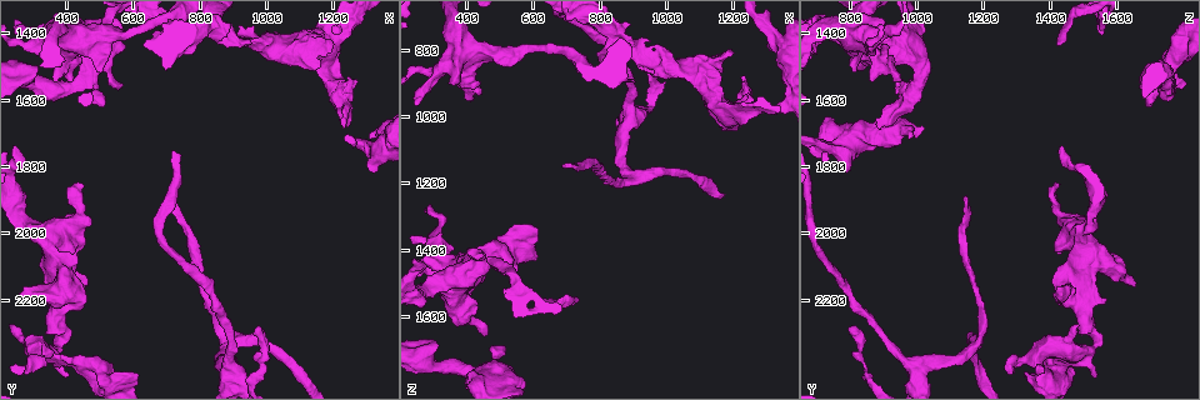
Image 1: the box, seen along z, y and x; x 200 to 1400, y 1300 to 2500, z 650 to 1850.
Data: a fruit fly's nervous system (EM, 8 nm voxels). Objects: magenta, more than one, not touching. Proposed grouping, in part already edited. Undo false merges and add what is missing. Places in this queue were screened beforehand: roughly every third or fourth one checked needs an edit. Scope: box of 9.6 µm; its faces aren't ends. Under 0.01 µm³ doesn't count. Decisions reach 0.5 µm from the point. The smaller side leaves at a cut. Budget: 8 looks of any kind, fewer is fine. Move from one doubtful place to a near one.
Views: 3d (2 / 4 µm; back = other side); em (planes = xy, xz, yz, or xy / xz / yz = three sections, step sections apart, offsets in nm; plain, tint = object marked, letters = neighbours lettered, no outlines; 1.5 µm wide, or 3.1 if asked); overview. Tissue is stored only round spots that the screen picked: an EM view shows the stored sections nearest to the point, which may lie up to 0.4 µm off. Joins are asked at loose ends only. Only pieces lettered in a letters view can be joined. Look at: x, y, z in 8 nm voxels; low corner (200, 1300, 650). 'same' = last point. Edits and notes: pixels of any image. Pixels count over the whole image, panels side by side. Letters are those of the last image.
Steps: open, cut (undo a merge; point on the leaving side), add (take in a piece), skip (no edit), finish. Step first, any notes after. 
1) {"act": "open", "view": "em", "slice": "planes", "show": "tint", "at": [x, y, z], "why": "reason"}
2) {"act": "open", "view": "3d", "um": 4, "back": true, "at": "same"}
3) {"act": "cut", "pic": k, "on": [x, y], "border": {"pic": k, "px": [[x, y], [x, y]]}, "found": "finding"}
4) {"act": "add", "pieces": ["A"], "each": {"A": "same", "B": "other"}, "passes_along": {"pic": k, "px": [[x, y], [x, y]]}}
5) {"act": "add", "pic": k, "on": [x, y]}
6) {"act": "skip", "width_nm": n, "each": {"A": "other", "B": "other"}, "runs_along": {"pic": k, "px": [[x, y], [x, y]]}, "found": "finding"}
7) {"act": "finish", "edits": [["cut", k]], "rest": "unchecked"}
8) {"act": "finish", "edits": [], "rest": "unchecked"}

{"act": "open", "view": "em", "slice": "xy", "step": 8, "show": "letters", "at": [1220, 1680, 880], "why": "branch stops here"}

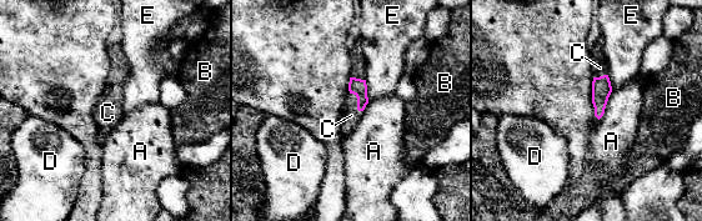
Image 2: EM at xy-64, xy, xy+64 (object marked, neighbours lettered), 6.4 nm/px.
{"act": "open", "view": "em", "slice": "yz", "step": 8, "show": "letters", "at": "same", "why": "another direction"}

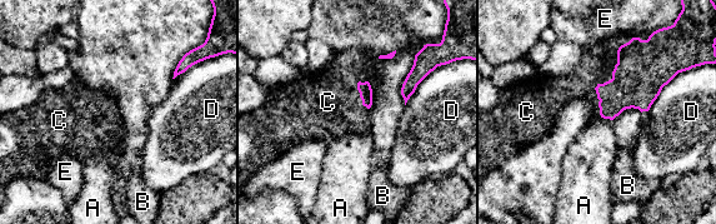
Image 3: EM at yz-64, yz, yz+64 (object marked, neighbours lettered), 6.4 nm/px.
{"act": "add", "pieces": ["C"], "each": {"A": "other", "B": "other", "C": "same", "D": "other", "E": "other"}, "passes_along": {"pic": 3, "px": [[639, 76], [601, 84], [591, 70]]}, "found": "it goes on there"}

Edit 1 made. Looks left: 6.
{"act": "open", "view": "overview"}

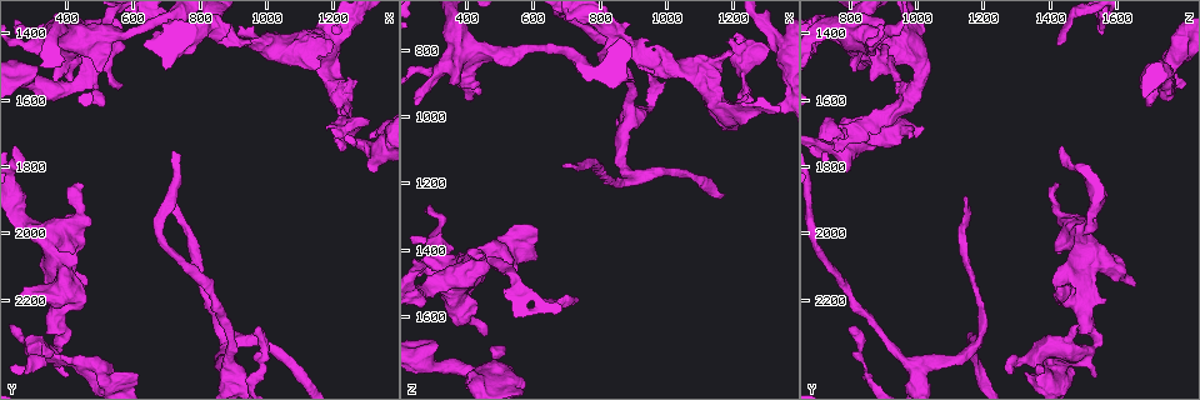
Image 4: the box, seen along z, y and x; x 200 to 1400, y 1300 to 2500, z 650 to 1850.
{"act": "open", "view": "em", "slice": "xz", "step": 4, "show": "tint", "at": [840, 1400, 750], "why": "a fork"}

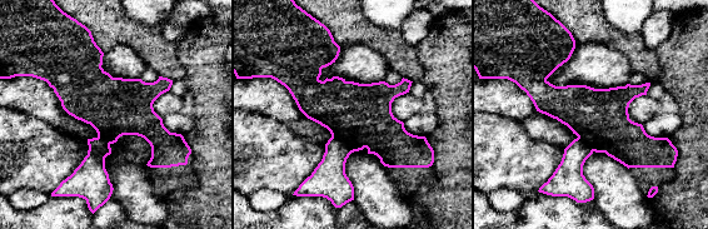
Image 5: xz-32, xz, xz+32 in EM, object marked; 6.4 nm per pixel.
{"act": "open", "view": "em", "slice": "xy", "step": 8, "show": "letters", "at": "same"}

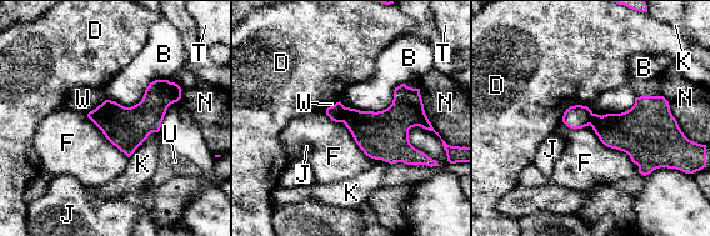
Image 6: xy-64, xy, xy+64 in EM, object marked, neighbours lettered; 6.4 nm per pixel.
{"act": "cut", "pic": 6, "on": [376, 134], "width_nm": 280, "each": {"B": "other", "D": "other", "F": "other", "J": "other", "K": "other", "N": "other", "T": "other", "U": "other", "W": "other"}, "border": {"pic": 6, "px": [[346, 108], [341, 121]]}, "found": "a second neuron is stuck on"}

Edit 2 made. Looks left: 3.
{"act": "open", "view": "em", "slice": "xy", "step": 4, "show": "tint", "at": [460, 1430, 1430], "why": "branch stops here"}

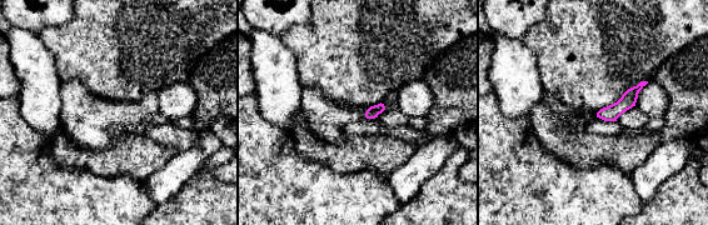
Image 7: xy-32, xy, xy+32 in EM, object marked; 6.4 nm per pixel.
{"act": "open", "view": "em", "slice": "xy", "step": 4, "show": "letters", "at": "same", "why": "see the neighbours"}

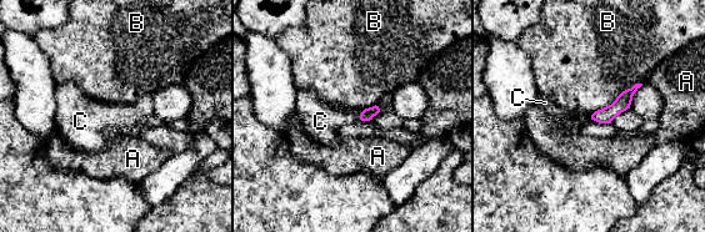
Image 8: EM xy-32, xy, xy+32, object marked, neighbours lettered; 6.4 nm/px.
{"act": "skip", "each": {"A": "other", "B": "other", "C": "other"}, "runs_along": {"pic": 8, "px": [[630, 91], [610, 112], [595, 116]]}, "found": "none of them fits"}

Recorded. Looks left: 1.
{"act": "finish", "edits": [["add", 3], ["cut", 6]], "rest": "unchecked"}

